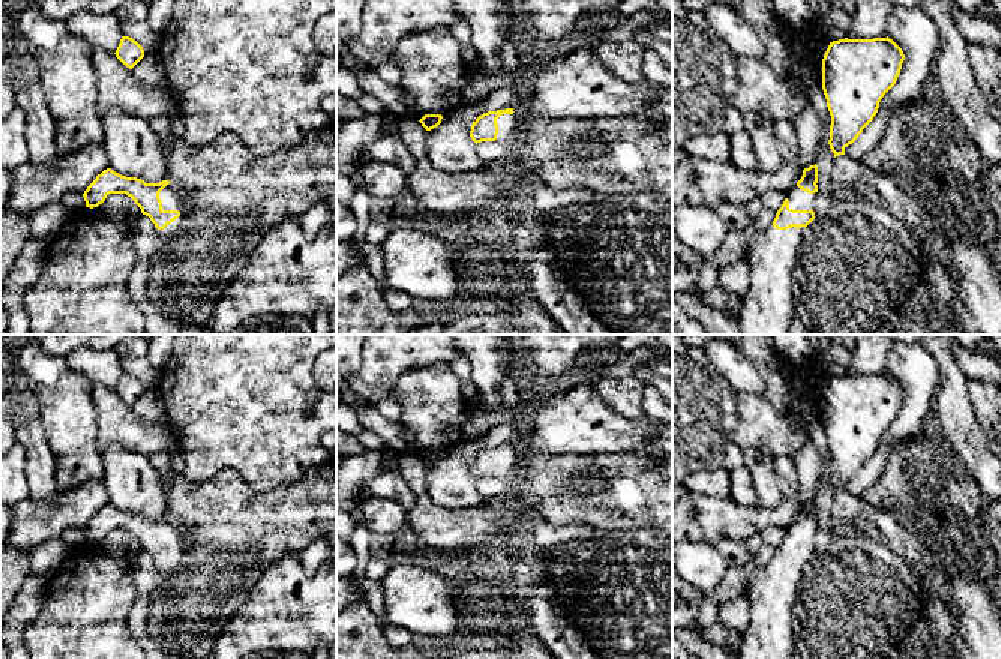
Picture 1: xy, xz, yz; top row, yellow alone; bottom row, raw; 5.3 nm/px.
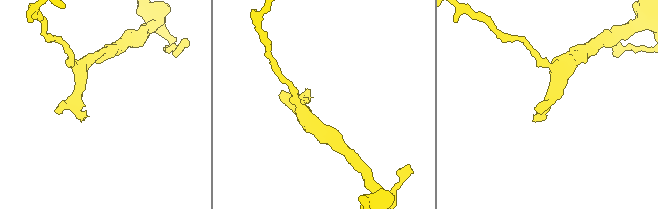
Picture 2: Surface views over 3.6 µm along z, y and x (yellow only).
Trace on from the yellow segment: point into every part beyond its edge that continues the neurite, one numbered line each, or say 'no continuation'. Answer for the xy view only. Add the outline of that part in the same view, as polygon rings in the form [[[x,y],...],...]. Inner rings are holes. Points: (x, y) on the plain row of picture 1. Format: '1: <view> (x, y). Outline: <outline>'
1: xy (173, 535). Outline: [[[173,518],[168,519],[159,528],[159,534],[162,537],[162,546],[179,546],[180,548],[180,552],[171,560],[168,560],[164,566],[158,566],[155,563],[155,570],[156,570],[158,578],[161,581],[168,581],[180,572],[180,564],[185,557],[185,551],[188,548],[188,537],[185,534],[183,527]]]

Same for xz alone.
1: xz (509, 461). Outline: [[[521,440],[512,443],[513,444],[513,450],[501,450],[497,455],[497,461],[498,461],[498,471],[497,476],[498,479],[506,479],[506,480],[513,480],[516,479],[521,465],[525,459],[525,449]]]

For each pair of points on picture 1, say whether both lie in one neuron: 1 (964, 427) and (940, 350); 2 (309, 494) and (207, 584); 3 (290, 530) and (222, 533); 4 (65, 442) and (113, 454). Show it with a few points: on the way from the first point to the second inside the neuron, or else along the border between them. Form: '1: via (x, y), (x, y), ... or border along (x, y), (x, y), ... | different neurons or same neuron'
1: via (952, 407), (952, 377), (949, 370) | same neuron
2: via (278, 521), (242, 523), (216, 548), (216, 553) | same neuron
3: via (273, 530), (239, 530) | same neuron
4: border along (101, 452), (104, 478) | different neurons

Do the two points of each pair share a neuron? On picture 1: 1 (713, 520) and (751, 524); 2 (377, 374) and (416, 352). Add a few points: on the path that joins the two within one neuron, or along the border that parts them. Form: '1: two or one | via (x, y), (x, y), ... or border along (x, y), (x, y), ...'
1: one | via (722, 520), (742, 523)
2: one | via (386, 365), (398, 353), (407, 353)

